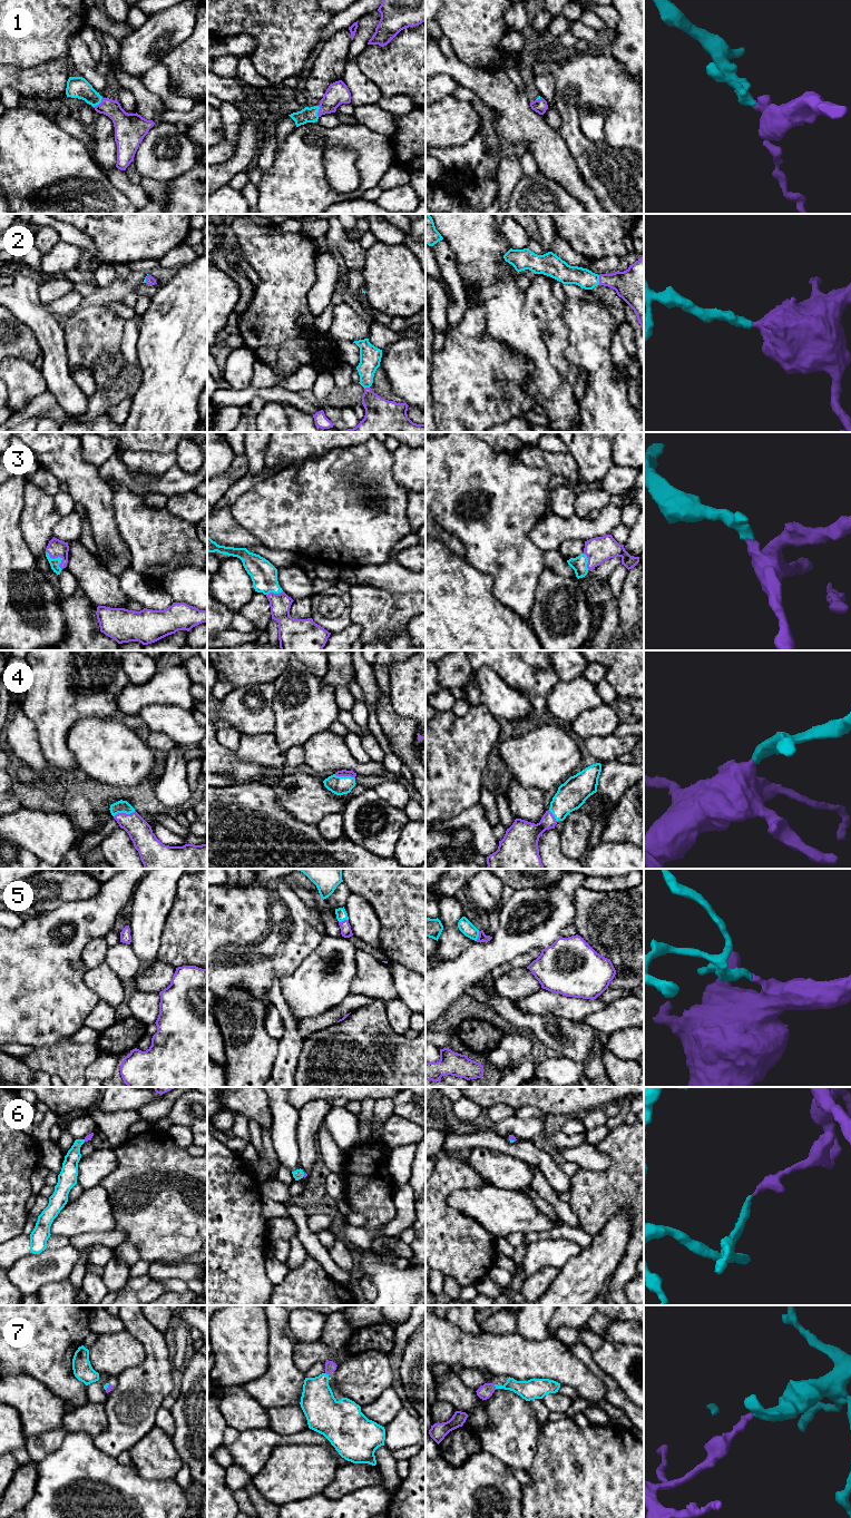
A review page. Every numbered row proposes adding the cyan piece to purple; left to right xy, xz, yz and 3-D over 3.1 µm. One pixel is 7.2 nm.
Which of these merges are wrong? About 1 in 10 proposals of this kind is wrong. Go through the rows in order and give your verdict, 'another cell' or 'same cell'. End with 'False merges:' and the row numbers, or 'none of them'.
1: same cell
2: same cell
3: same cell
4: same cell
5: same cell
6: same cell
7: same cell
False merges: none of them

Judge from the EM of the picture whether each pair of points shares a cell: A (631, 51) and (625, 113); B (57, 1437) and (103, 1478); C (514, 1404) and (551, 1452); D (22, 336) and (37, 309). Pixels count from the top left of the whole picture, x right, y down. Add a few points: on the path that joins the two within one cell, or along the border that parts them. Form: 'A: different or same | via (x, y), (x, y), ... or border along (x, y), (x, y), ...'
A: different | border along (612, 55), (632, 77)
B: different | border along (67, 1432), (64, 1441), (43, 1459)
C: different | border along (540, 1427), (537, 1450), (532, 1462)
D: different | border along (11, 312), (33, 332), (40, 350)

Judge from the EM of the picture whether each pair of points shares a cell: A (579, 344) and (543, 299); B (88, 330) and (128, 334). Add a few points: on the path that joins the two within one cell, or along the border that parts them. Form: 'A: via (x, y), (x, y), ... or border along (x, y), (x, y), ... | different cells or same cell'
A: border along (561, 304), (568, 335), (565, 354) | different cells
B: border along (124, 321), (120, 352), (126, 359) | different cells

